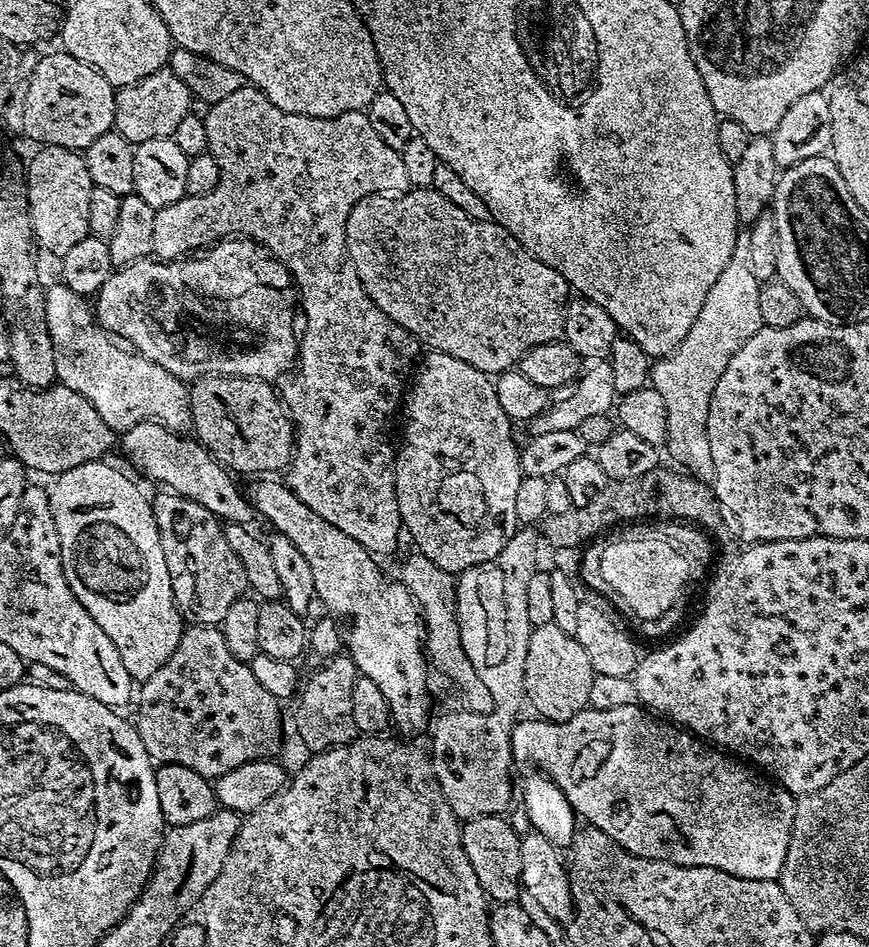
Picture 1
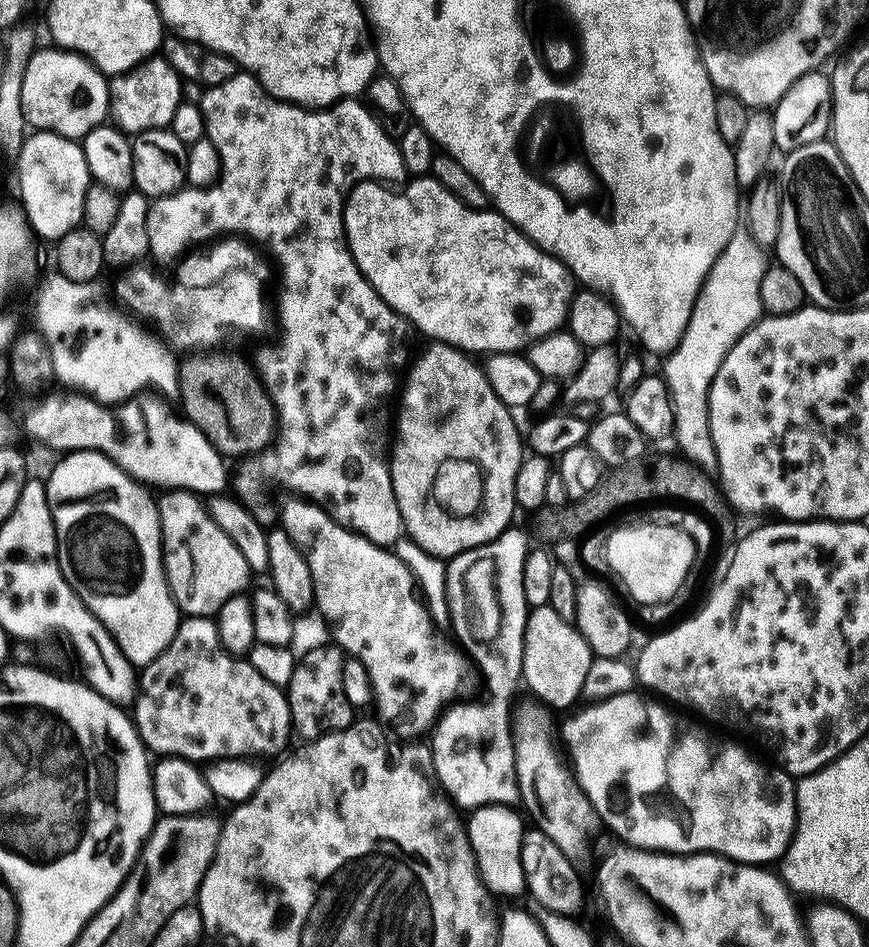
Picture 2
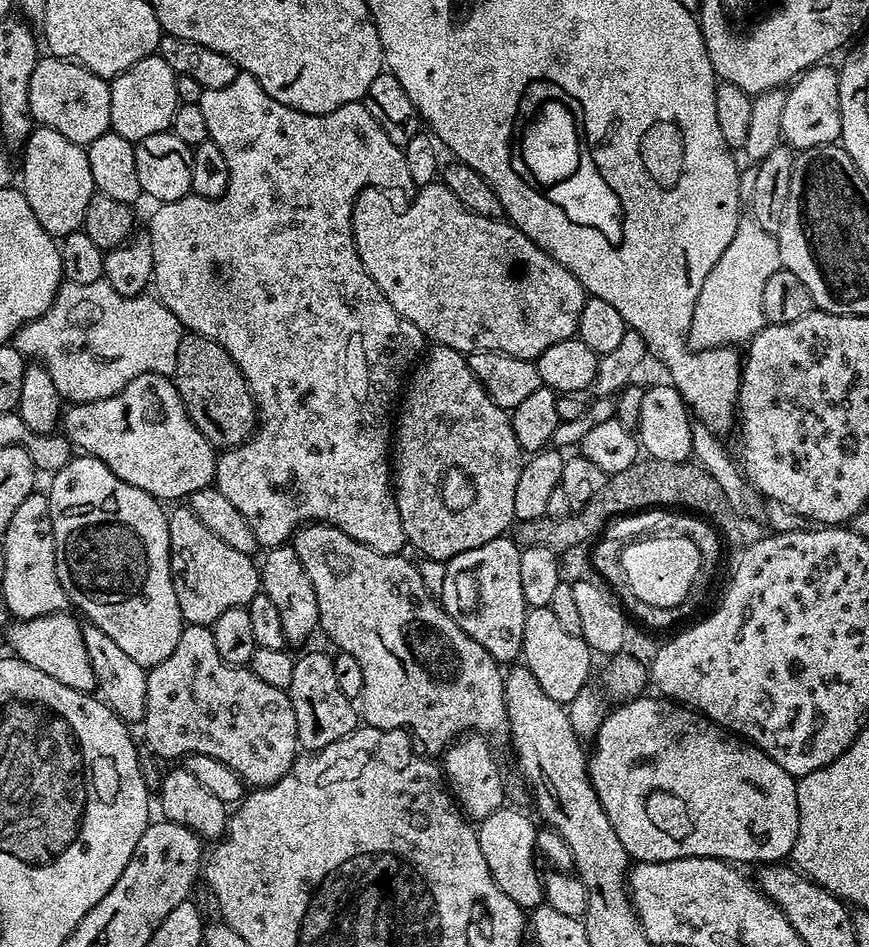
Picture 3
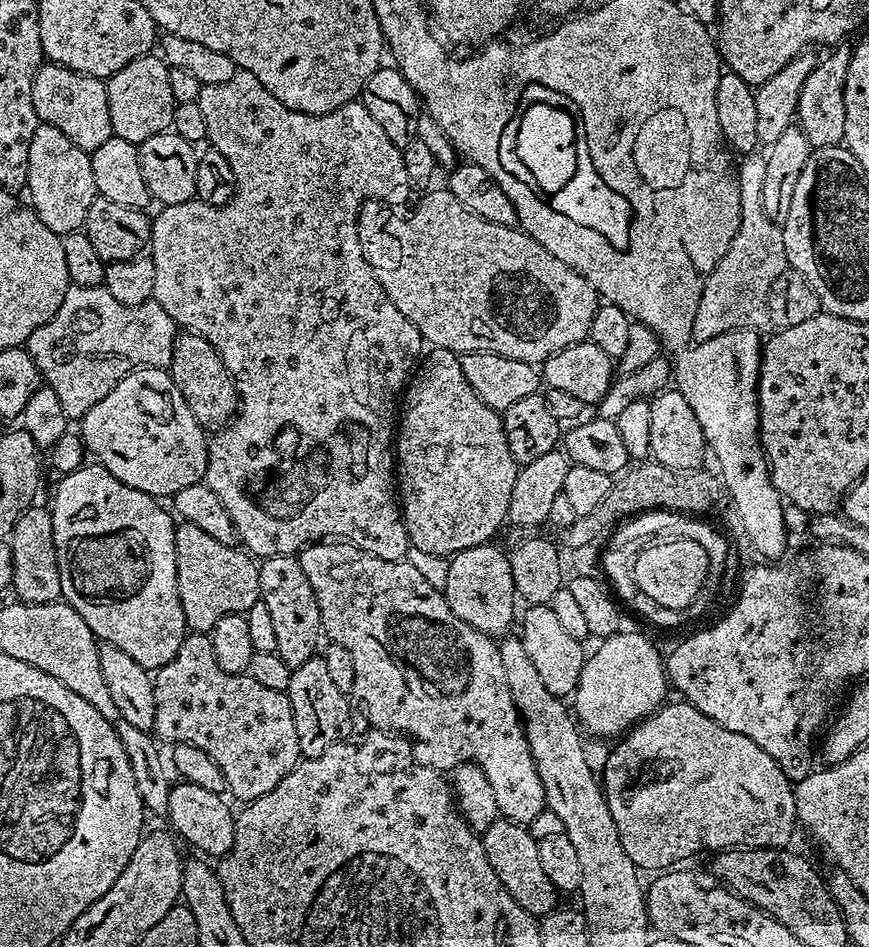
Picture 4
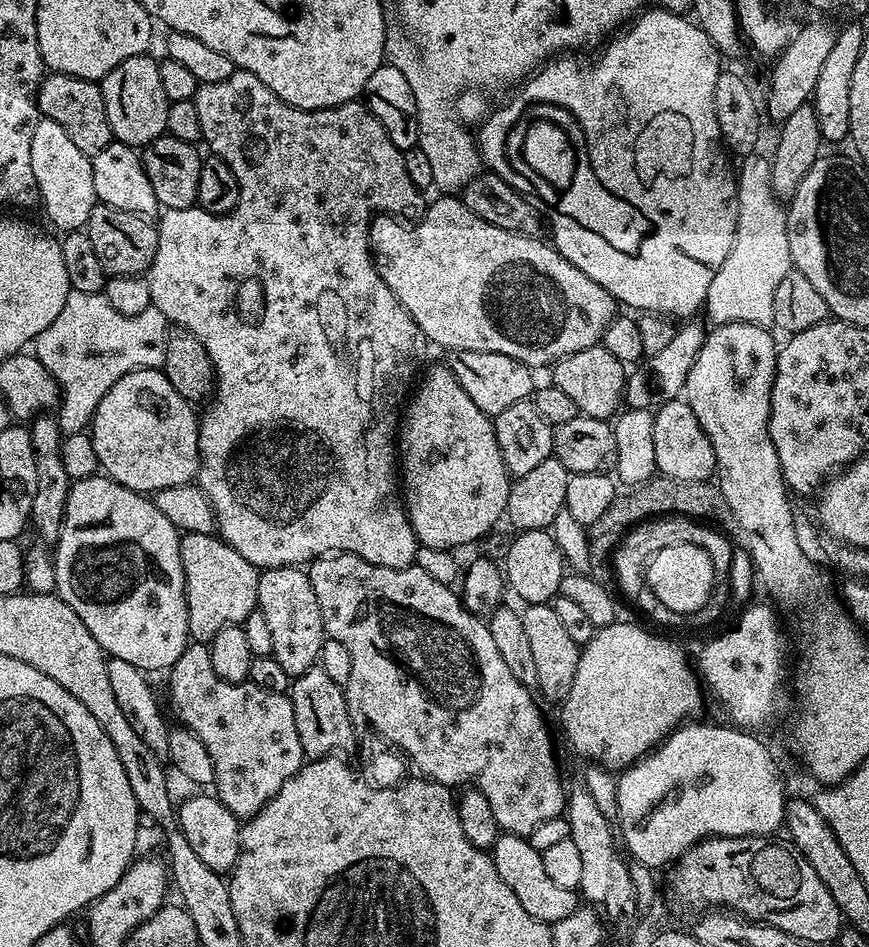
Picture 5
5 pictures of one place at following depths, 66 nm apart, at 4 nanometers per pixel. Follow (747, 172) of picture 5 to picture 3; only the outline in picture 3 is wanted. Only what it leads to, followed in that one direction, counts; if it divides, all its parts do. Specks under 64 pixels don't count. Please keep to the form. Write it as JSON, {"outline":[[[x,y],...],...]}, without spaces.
{"outline":[[[741,218],[730,246],[722,250],[722,258],[714,262],[714,270],[710,270],[706,282],[702,282],[702,294],[698,294],[694,318],[690,322],[689,345],[696,350],[740,346],[757,336],[766,327],[762,293],[766,291],[770,274],[781,267],[775,235],[762,230],[752,219]]]}

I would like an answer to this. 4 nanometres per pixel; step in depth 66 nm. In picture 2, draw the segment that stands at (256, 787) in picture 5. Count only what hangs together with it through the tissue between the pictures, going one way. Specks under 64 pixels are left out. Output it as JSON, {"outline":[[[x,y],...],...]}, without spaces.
{"outline":[[[206,616],[181,619],[170,646],[166,646],[154,662],[143,665],[138,676],[135,708],[136,733],[149,753],[160,758],[179,756],[181,760],[207,762],[221,760],[223,756],[279,757],[288,744],[288,735],[291,737],[294,732],[285,689],[274,686],[274,682],[266,682],[247,658],[228,653],[220,645],[215,619]]]}

